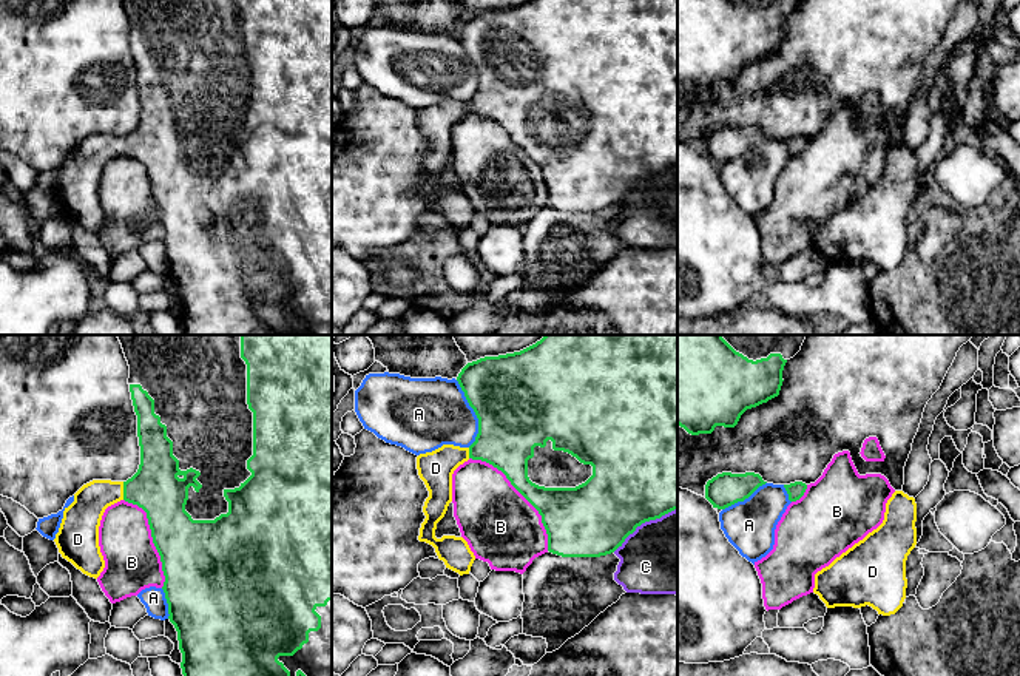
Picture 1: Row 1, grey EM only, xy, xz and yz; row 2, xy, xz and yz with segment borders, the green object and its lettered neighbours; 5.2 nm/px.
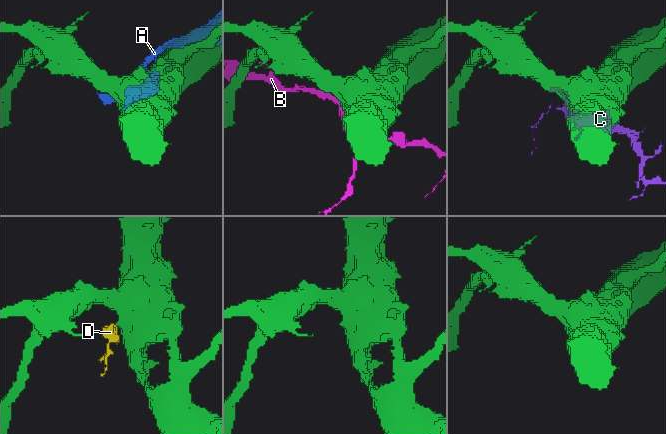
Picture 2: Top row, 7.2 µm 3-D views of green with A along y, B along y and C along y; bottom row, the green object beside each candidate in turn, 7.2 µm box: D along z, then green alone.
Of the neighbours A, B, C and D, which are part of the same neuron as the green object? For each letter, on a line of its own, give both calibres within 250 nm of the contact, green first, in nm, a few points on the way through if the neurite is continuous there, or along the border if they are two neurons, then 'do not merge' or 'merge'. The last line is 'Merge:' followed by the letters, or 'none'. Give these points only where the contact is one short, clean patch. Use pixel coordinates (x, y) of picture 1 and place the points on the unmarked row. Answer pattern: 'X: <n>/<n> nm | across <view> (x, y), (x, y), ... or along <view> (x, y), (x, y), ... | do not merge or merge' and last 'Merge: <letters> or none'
A: 480/360 nm | do not merge
B: 260/380 nm | do not merge
C: 500/420 nm | do not merge
D: 260/180 nm | merge
Merge: D

